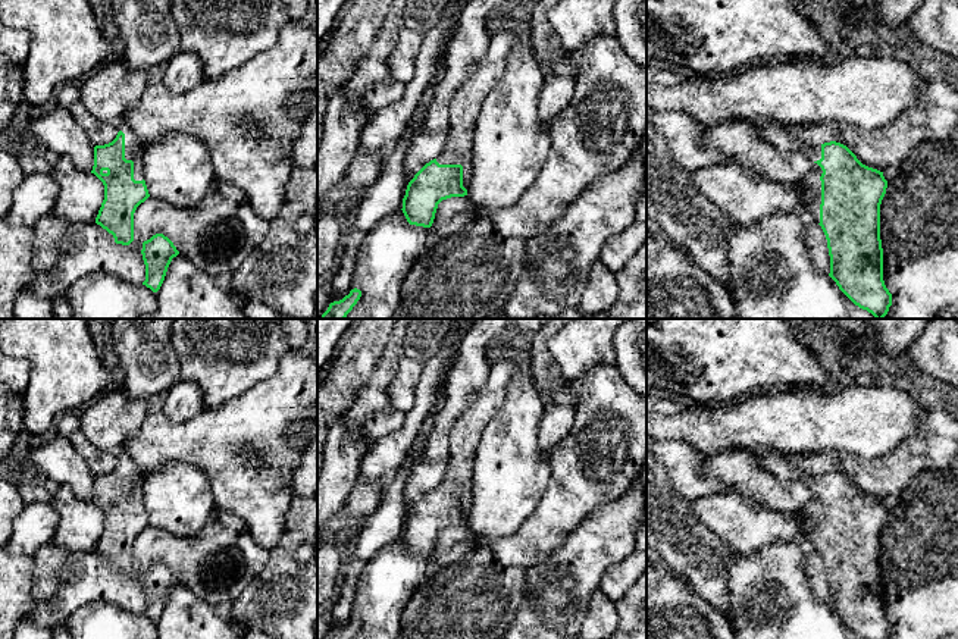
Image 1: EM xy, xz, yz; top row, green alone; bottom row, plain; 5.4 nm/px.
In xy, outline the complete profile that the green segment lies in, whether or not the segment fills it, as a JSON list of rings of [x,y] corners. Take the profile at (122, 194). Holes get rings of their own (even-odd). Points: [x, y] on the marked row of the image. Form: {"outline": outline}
{"outline": [[[119,120],[116,138],[94,147],[94,173],[104,185],[104,200],[96,223],[113,235],[116,244],[134,241],[134,213],[150,194],[144,181],[144,145],[131,126]]]}

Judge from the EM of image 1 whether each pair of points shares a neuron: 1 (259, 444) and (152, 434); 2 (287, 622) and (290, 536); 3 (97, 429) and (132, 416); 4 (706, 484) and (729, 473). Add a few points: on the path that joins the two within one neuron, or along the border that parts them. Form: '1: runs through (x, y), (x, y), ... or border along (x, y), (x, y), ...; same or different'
1: runs through (232, 444), (178, 442); same
2: runs through (287, 601), (287, 557); same
3: runs through (106, 423), (112, 417), (124, 416); same
4: border along (710, 456), (704, 464), (704, 472), (733, 489); different

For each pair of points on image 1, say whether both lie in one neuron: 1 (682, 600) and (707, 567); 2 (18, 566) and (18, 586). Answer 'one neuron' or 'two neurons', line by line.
1: two neurons
2: one neuron

